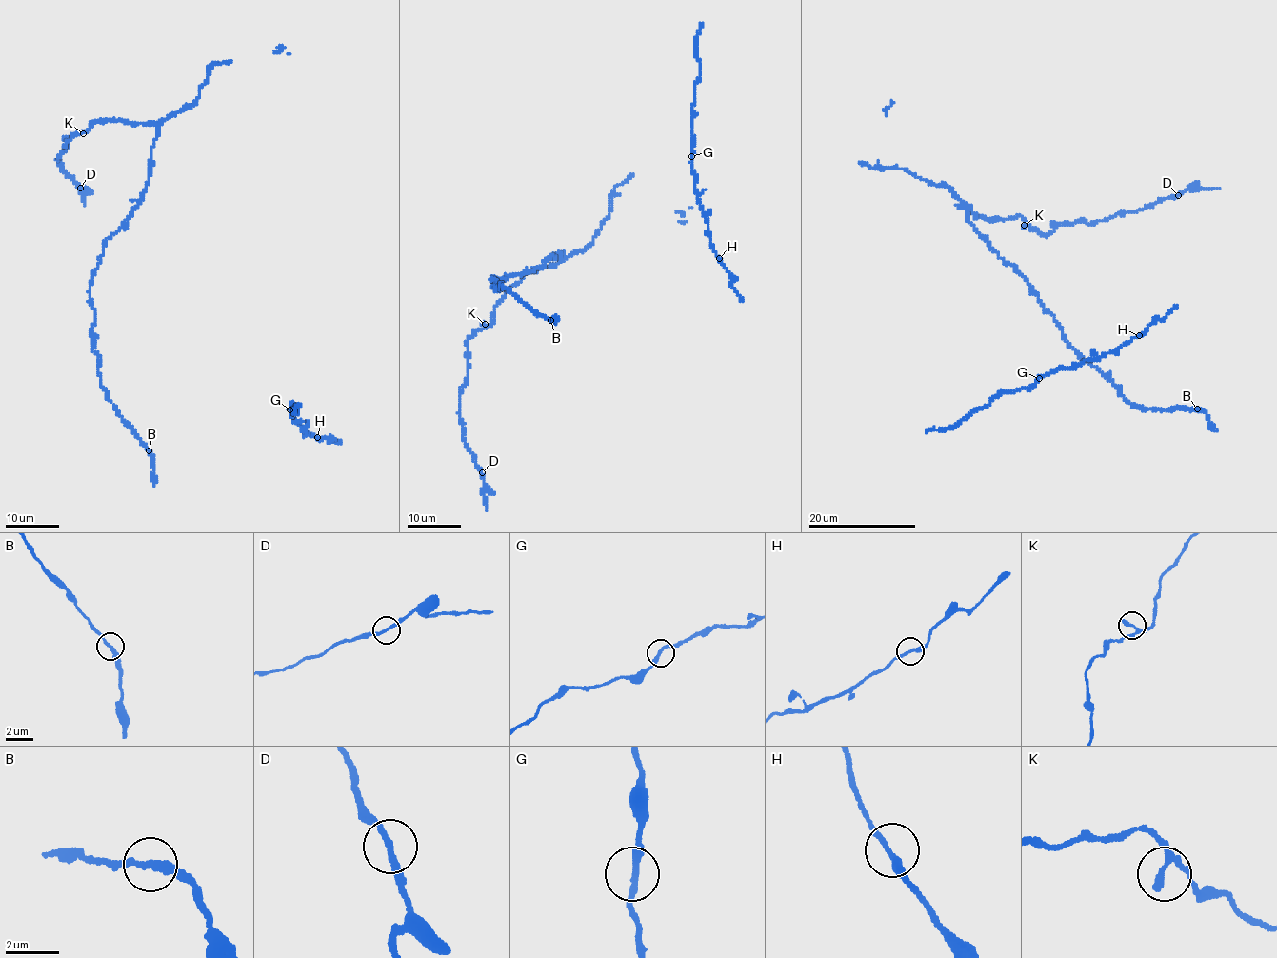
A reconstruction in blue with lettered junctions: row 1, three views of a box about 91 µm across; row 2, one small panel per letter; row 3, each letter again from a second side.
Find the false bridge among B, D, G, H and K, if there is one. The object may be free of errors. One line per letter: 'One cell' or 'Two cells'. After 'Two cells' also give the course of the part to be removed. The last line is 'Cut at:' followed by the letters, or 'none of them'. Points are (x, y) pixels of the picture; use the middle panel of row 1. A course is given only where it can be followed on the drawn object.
B: One cell
D: One cell
G: One cell
H: One cell
K: One cell
Cut at: none of them

